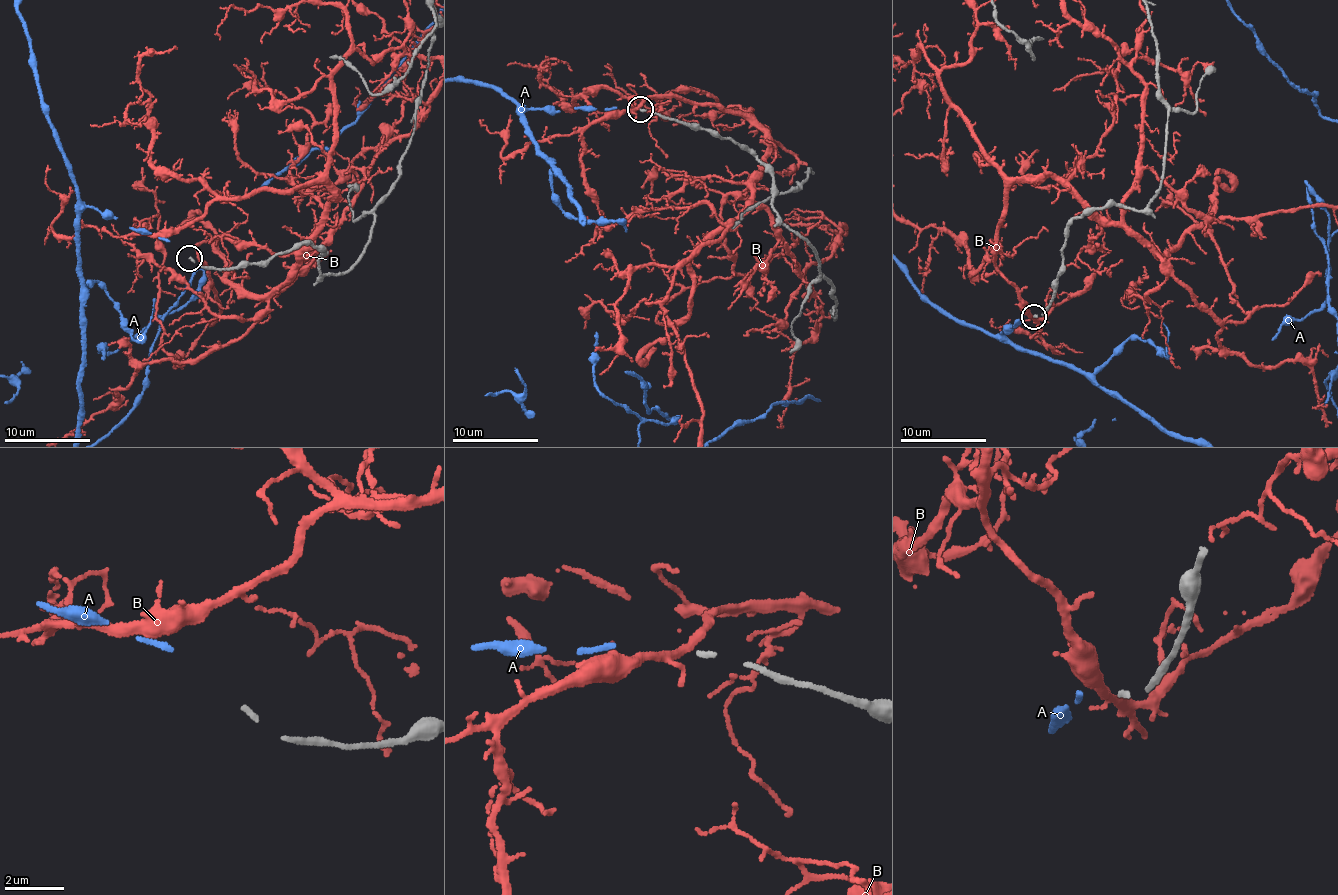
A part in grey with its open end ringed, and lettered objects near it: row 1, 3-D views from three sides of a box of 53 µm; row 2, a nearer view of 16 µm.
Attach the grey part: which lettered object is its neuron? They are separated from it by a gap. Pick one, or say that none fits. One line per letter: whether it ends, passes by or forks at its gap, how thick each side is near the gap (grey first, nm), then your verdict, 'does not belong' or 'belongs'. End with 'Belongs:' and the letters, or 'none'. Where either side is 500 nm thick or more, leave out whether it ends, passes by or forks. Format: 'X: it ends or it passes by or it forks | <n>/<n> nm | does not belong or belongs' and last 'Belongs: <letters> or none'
A: it ends | 150/170 nm | belongs
B: it forks | 150/340 nm | does not belong
Belongs: A

